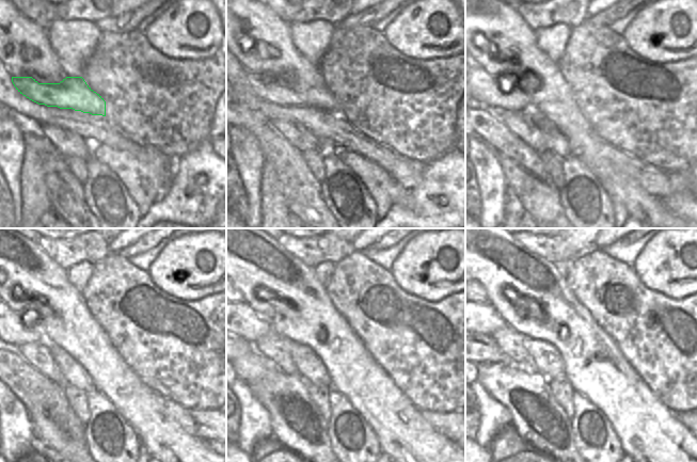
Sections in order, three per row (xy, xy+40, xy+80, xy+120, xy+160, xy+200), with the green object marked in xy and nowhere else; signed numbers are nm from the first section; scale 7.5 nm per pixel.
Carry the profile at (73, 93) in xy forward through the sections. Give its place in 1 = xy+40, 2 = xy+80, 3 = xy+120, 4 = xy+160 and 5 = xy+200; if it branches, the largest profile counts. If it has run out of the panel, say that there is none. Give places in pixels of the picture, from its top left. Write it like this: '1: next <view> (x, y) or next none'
1: next xy+40 (266, 88)
2: next xy+80 (492, 91)
3: next xy+120 (11, 328)
4: next xy+160 (249, 324)
5: next xy+200 (487, 320)

